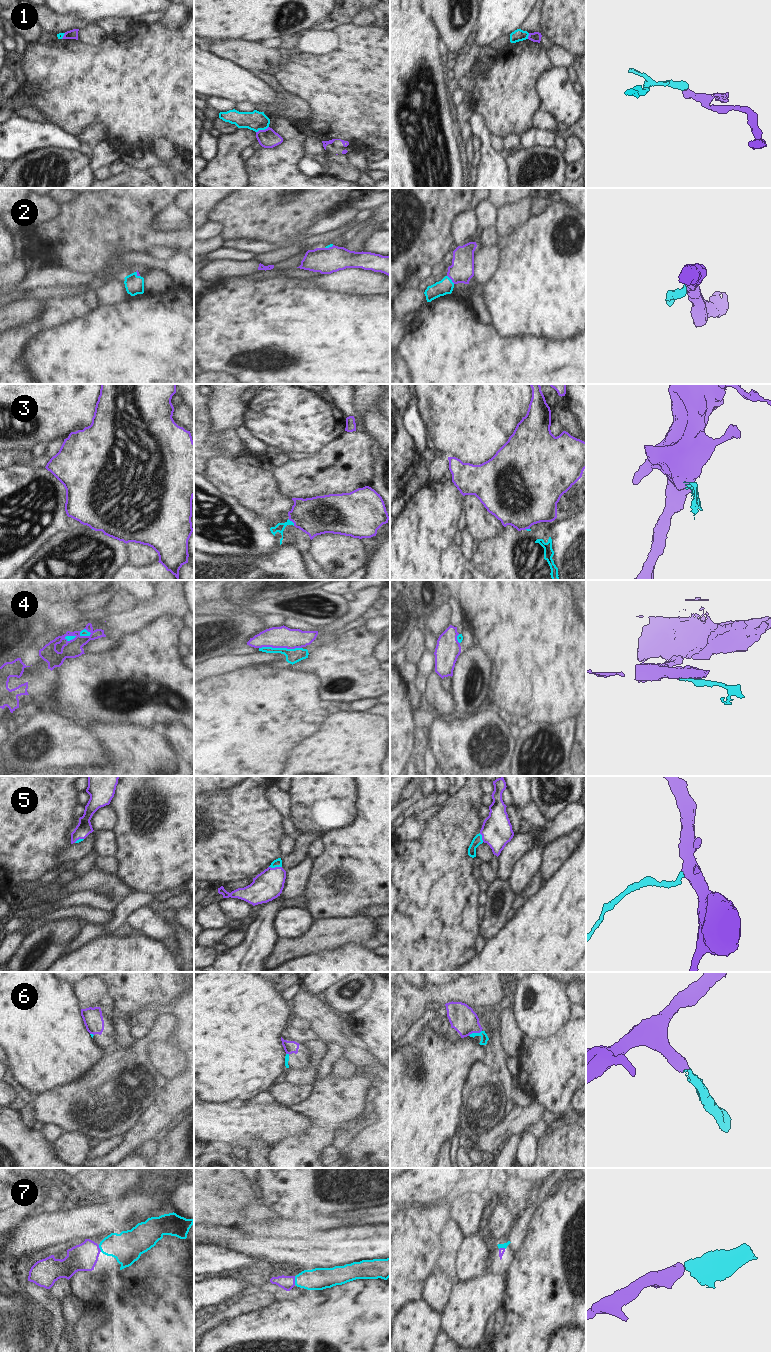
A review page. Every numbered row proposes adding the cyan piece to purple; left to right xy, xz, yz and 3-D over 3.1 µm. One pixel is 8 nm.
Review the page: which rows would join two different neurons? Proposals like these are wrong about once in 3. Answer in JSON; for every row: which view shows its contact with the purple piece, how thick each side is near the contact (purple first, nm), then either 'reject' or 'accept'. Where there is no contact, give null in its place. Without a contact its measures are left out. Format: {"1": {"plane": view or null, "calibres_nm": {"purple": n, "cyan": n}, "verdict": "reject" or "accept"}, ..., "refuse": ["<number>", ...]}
{"1": {"plane": "xz", "calibres_nm": {"purple": 160, "cyan": 150}, "verdict": "reject"}, "2": {"plane": "yz", "calibres_nm": {"purple": 190, "cyan": 120}, "verdict": "accept"}, "3": {"plane": "xz", "calibres_nm": {"purple": 300, "cyan": 70}, "verdict": "reject"}, "4": {"plane": "xz", "calibres_nm": {"purple": 180, "cyan": 120}, "verdict": "reject"}, "5": {"plane": "xz", "calibres_nm": {"purple": 240, "cyan": 60}, "verdict": "accept"}, "6": {"plane": "yz", "calibres_nm": {"purple": 220, "cyan": 60}, "verdict": "accept"}, "7": {"plane": "xz", "calibres_nm": {"purple": 110, "cyan": 180}, "verdict": "accept"}, "refuse": ["1", "3", "4"]}

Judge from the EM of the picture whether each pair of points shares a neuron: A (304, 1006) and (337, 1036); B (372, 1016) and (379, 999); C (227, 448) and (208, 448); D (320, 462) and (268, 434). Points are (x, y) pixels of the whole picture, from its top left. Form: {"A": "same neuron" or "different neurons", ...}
{"A": "same neuron", "B": "same neuron", "C": "same neuron", "D": "different neurons"}

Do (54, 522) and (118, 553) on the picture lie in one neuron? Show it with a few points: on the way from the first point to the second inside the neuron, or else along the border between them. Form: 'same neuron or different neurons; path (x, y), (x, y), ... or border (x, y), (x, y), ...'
different neurons; border (70, 527), (51, 535), (47, 539)

